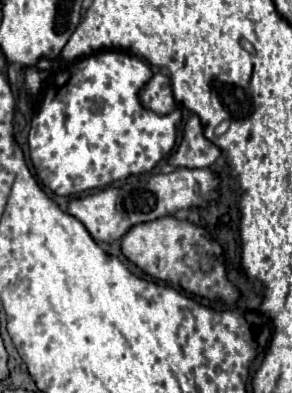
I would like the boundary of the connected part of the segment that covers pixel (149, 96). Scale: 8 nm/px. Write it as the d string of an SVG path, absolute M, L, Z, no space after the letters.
M154 74L138 92L140 104L156 114L168 114L174 110L176 100L172 94L172 86L170 86L170 78L164 74Z

